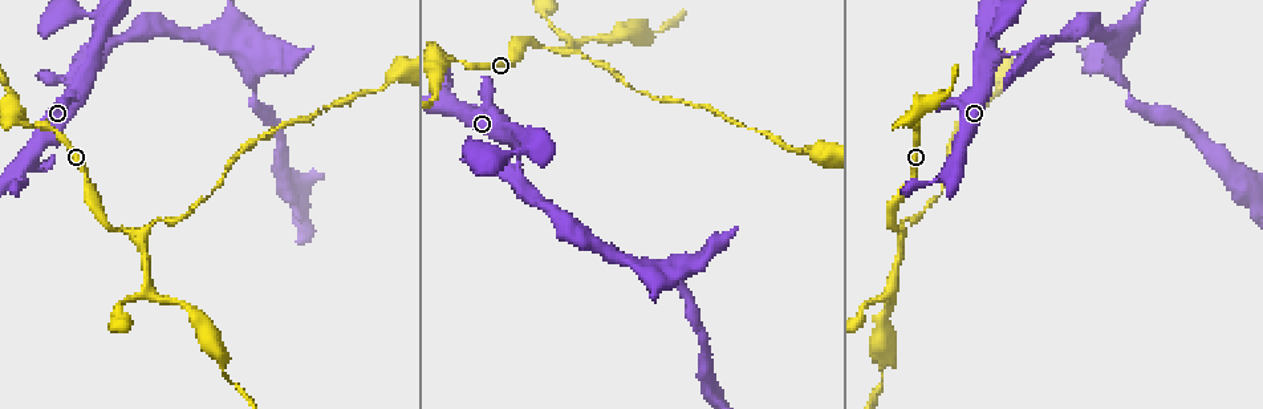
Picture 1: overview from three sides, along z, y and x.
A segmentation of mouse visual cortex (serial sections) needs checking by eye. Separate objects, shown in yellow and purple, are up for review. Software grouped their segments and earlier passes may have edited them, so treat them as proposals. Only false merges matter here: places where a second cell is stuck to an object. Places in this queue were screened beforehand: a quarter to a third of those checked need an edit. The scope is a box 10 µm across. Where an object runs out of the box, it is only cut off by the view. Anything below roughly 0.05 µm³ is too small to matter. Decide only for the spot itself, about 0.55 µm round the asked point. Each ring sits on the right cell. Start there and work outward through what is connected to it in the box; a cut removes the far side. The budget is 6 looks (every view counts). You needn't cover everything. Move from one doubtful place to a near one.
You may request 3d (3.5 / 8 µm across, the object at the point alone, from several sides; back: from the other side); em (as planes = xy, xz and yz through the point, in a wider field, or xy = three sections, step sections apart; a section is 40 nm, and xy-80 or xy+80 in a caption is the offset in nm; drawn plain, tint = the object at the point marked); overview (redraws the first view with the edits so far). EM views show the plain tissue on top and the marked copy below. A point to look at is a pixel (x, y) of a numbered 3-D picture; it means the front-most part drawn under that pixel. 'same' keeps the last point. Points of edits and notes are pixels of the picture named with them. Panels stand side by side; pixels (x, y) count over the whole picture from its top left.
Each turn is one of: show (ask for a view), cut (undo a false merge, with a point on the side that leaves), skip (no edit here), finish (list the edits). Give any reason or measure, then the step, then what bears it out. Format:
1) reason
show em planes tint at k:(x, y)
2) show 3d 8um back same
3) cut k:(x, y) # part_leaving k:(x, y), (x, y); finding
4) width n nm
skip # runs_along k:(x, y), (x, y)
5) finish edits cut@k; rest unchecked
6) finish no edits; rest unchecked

show 3d 3.5um back at 1:(32, 124)

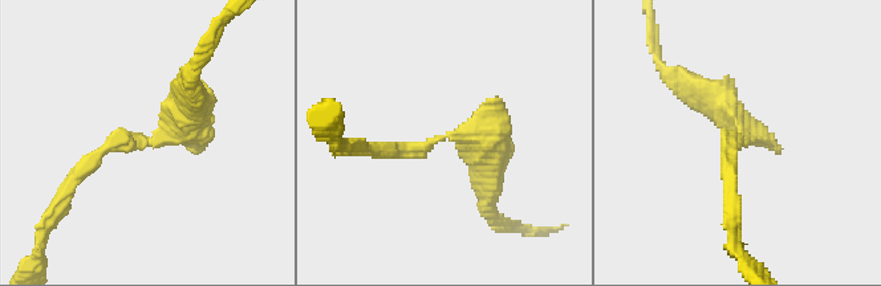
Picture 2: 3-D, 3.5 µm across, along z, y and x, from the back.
now the EM
show em xy step 1 tint at 2:(142, 144)

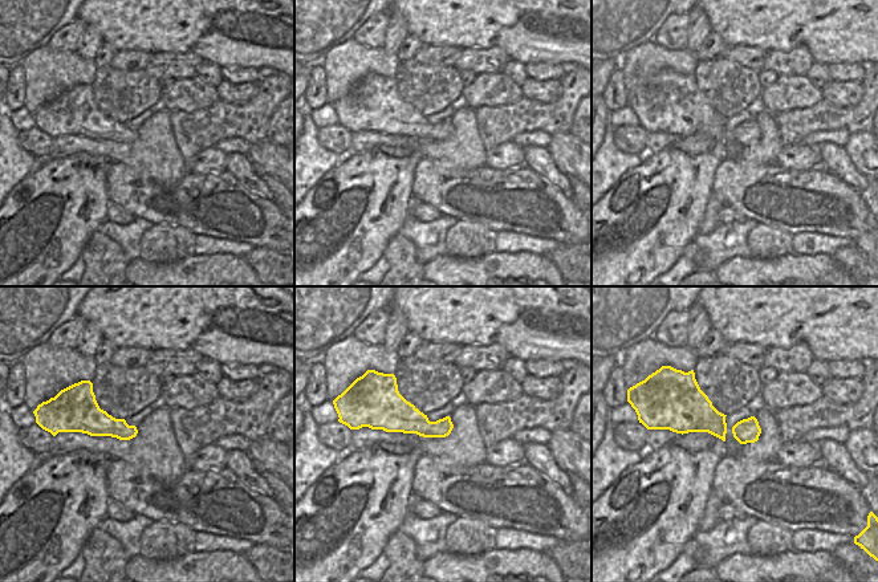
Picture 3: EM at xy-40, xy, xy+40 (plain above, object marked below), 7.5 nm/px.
cut it another way
show em xy step 3 tint same

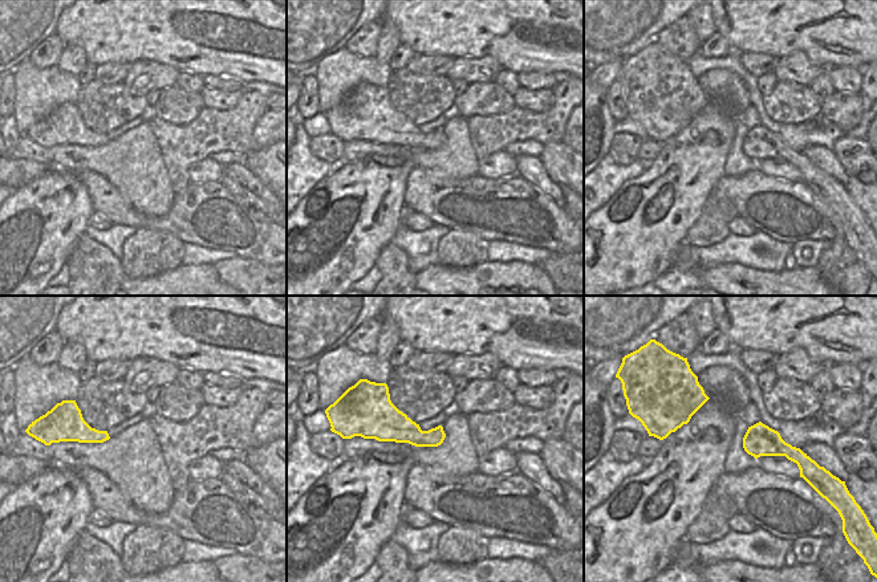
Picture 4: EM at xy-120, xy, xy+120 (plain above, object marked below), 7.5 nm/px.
skip # one cell here

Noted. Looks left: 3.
sharp bend
show 3d 8um at 1:(1021, 61)

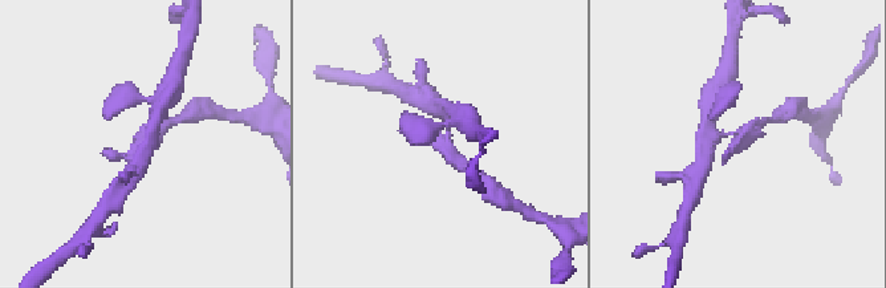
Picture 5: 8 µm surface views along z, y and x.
show em xy step 3 tint same

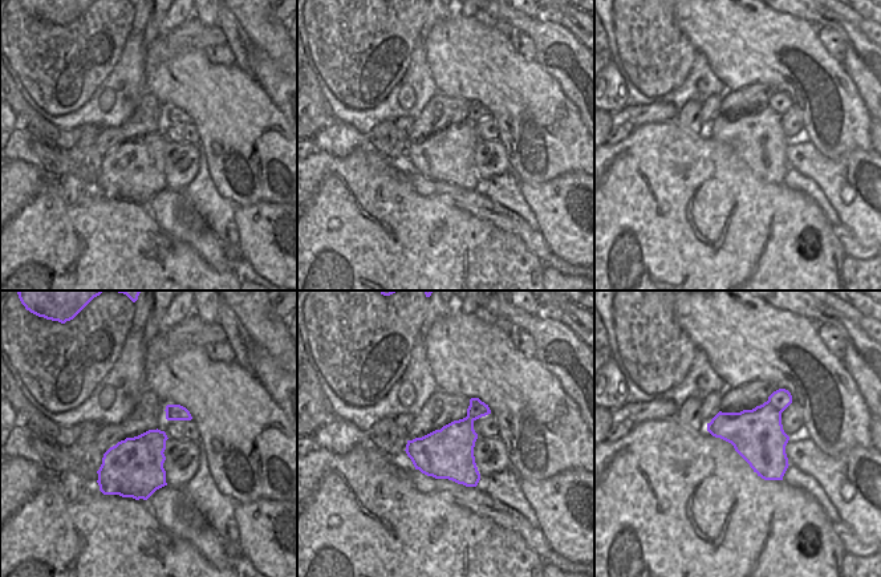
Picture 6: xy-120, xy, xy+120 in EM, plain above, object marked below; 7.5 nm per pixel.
cut 5:(456, 163) # border 6:(767, 401), (772, 399), (787, 406); two cells meet here

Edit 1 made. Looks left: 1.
finish edits cut@5; rest unchecked

